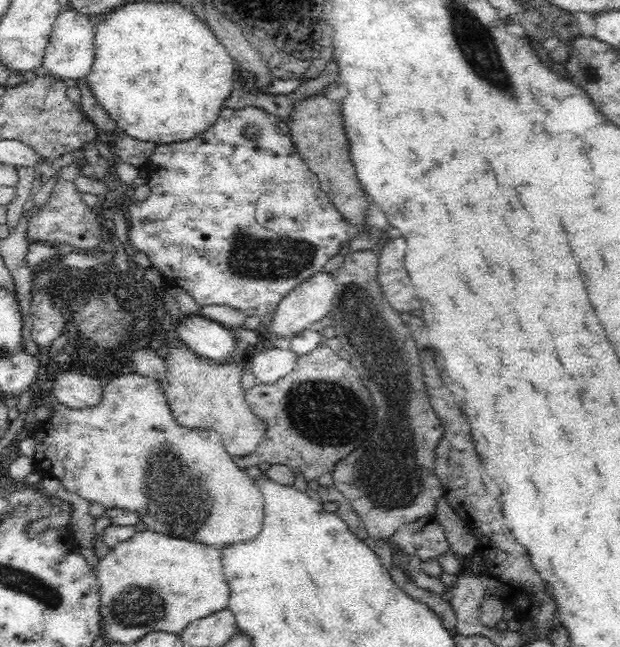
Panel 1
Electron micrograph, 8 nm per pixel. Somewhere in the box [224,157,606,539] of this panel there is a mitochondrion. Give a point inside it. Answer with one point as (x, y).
(309, 405)

